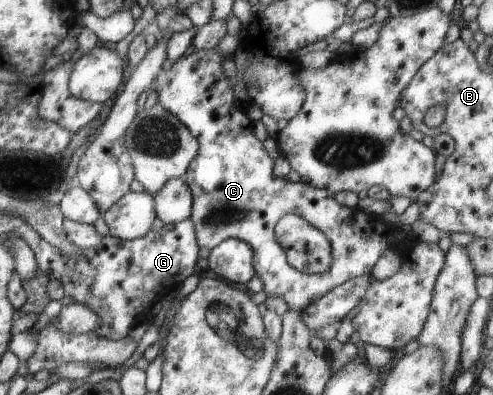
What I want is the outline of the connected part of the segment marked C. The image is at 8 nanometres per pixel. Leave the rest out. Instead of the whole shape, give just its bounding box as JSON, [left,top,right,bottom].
[149,47,397,312]

